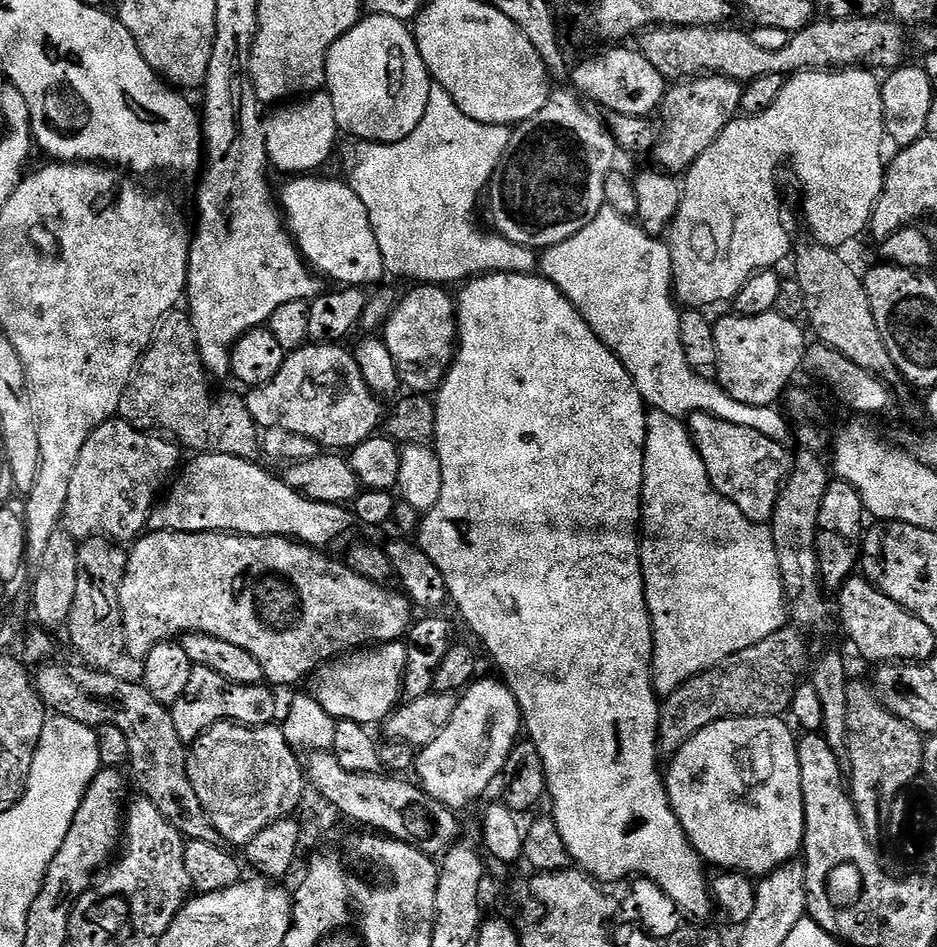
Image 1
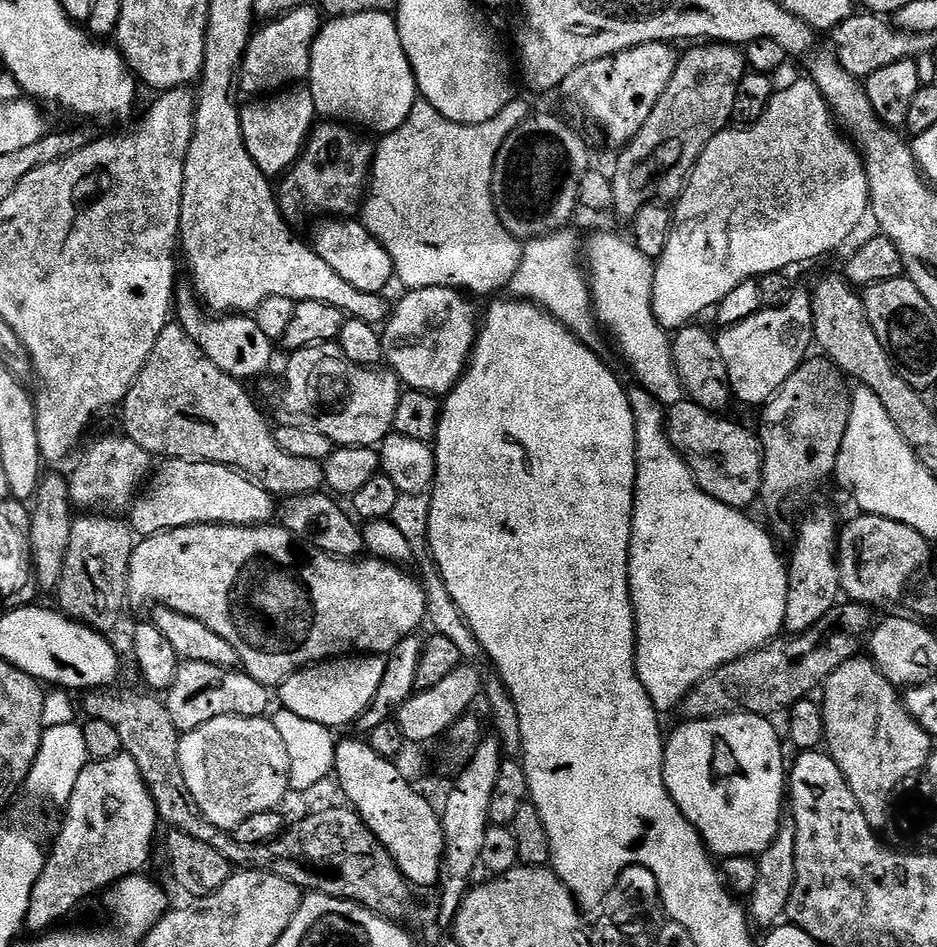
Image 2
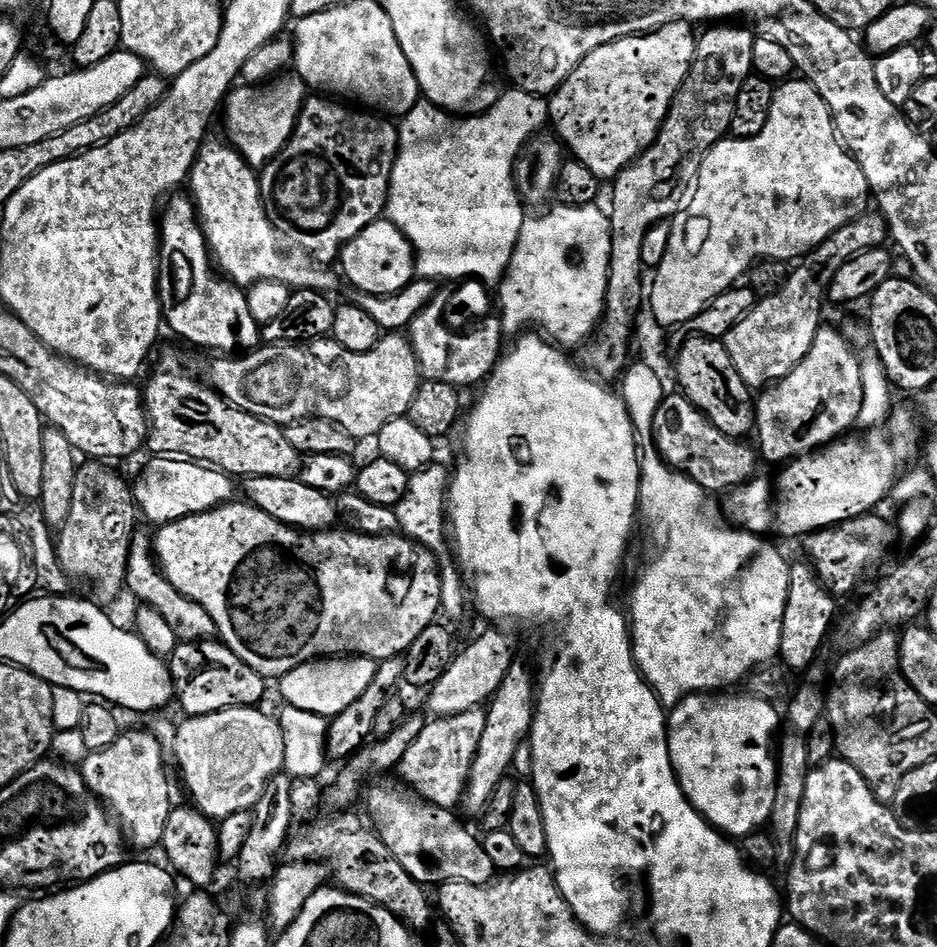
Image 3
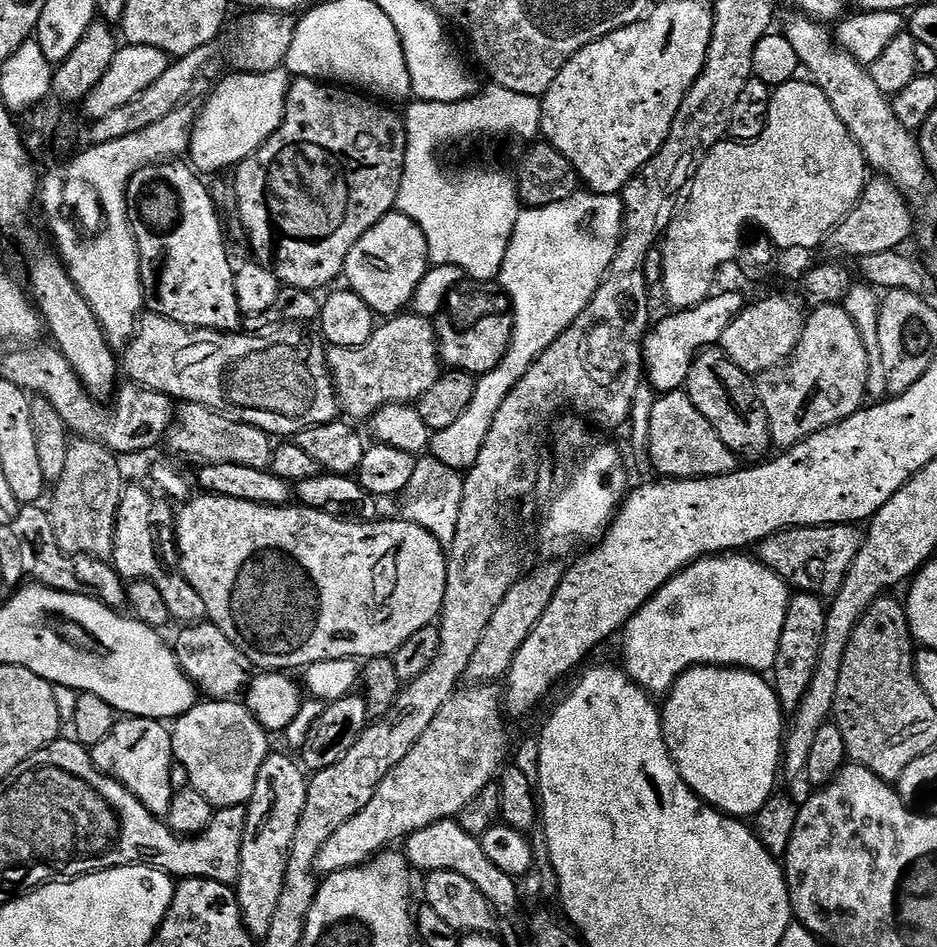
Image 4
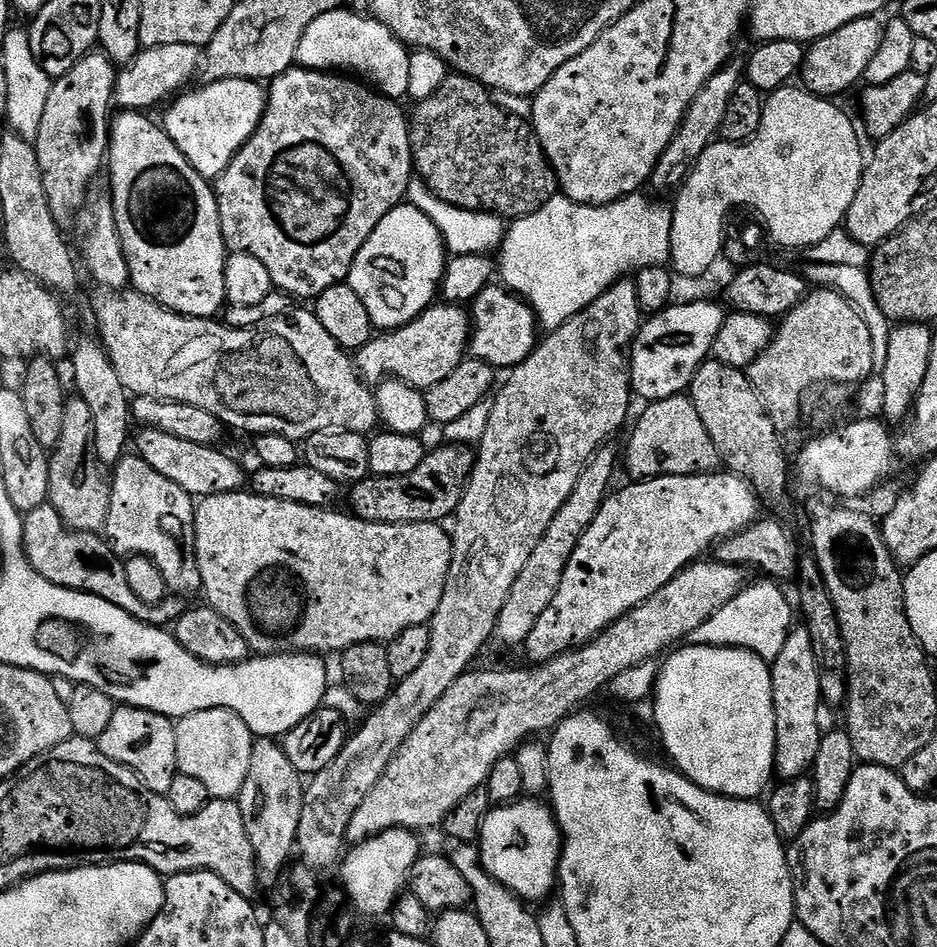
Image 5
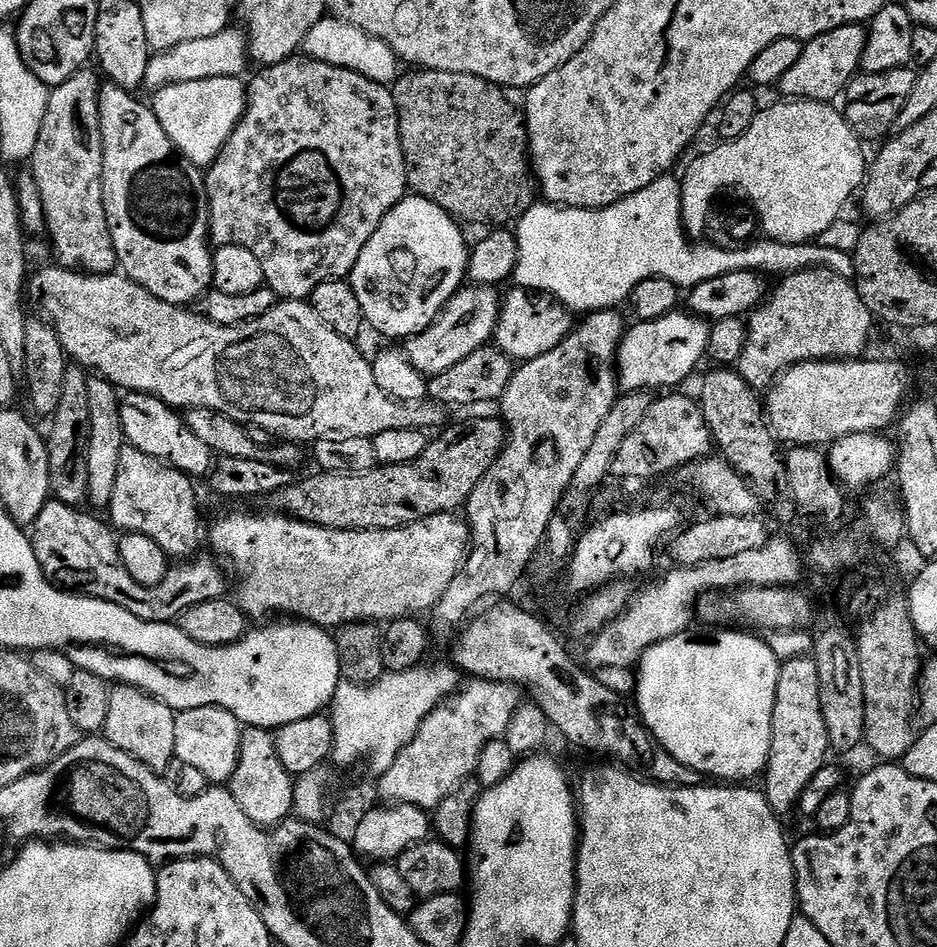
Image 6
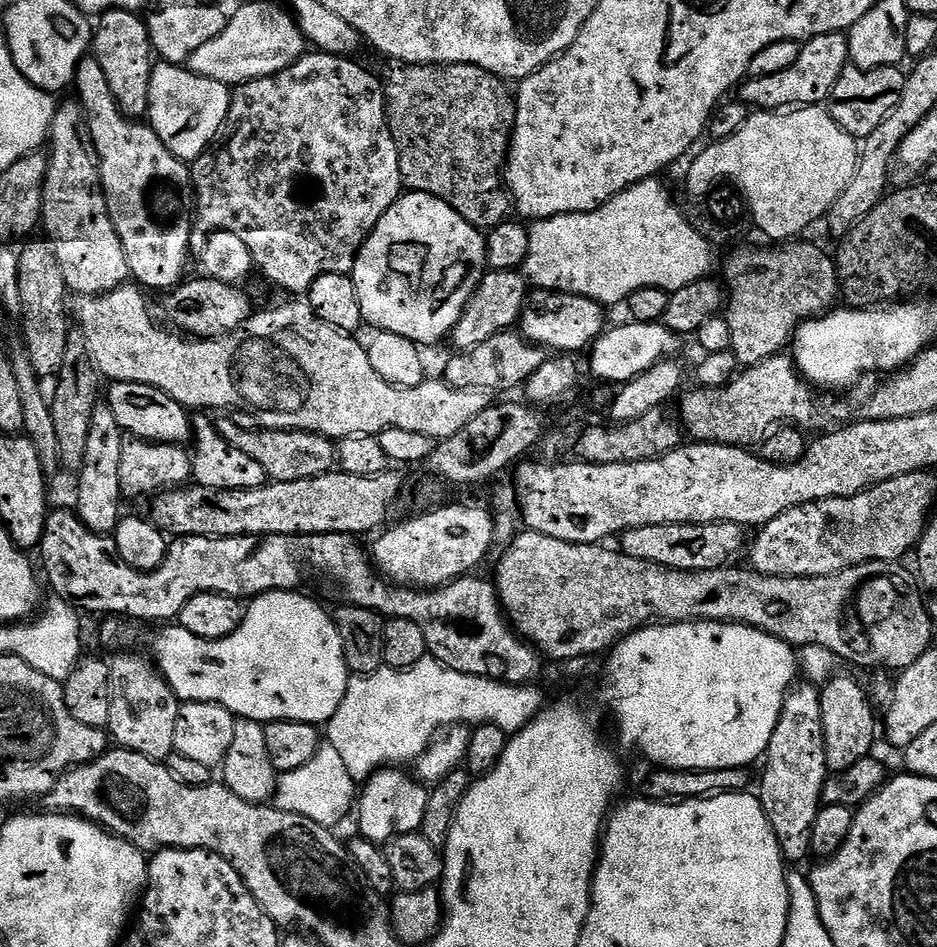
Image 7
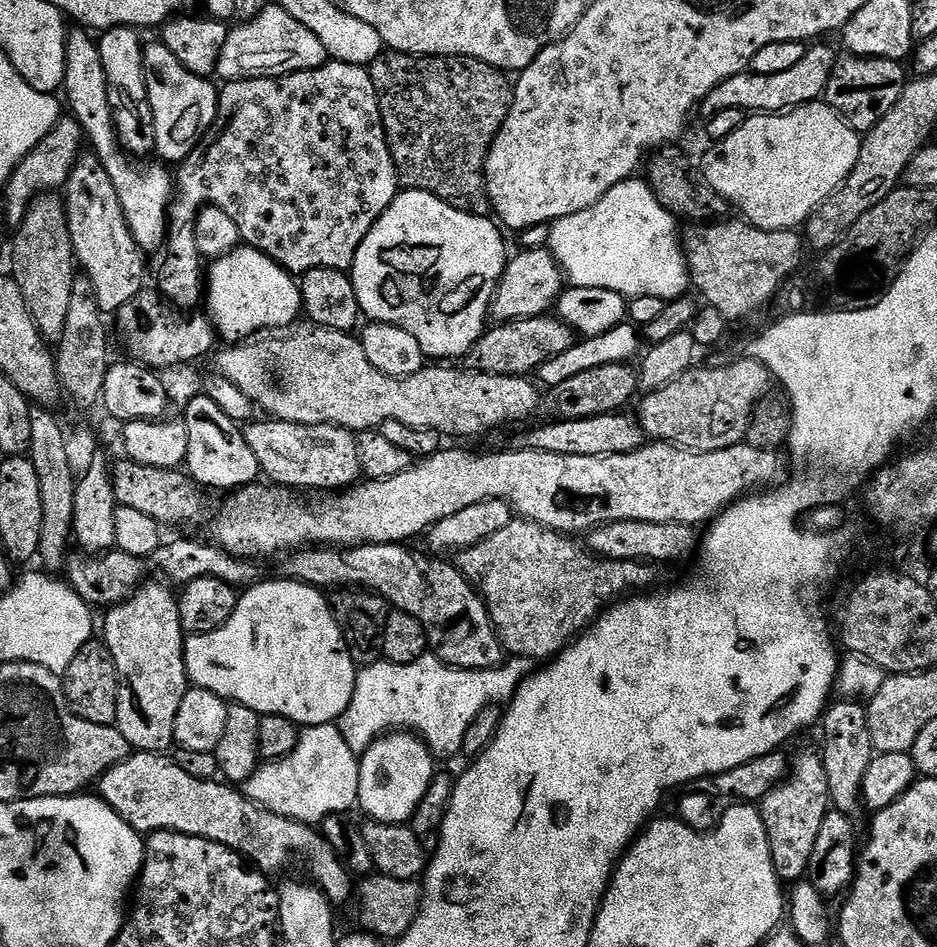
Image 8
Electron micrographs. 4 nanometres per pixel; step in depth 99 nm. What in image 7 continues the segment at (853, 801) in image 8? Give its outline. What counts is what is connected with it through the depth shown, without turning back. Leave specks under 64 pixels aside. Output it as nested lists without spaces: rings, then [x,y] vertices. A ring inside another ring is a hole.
[[[837,674],[820,688],[822,706],[822,734],[826,742],[826,762],[829,773],[850,770],[854,762],[873,755],[872,747],[878,736],[878,712],[872,709],[873,697],[852,676]]]

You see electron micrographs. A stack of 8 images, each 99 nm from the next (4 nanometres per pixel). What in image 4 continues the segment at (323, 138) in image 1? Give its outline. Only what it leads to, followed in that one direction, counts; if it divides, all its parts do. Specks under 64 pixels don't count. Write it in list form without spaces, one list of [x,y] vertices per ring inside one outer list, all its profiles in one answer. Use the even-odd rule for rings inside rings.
[[[287,67],[269,72],[233,71],[212,93],[199,109],[192,125],[192,140],[187,155],[197,173],[220,172],[223,168],[235,169],[237,164],[254,155],[280,128],[286,110],[288,88],[293,77]]]

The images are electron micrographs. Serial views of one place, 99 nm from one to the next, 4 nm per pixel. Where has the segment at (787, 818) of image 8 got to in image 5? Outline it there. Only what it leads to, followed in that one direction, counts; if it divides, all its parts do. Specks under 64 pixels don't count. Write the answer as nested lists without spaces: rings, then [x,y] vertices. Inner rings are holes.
[[[806,626],[793,627],[782,646],[778,658],[770,662],[772,669],[772,701],[776,719],[776,745],[774,746],[775,775],[781,781],[807,777],[818,756],[818,742],[822,735],[820,708],[822,709],[822,678],[818,654],[814,654],[814,641]]]

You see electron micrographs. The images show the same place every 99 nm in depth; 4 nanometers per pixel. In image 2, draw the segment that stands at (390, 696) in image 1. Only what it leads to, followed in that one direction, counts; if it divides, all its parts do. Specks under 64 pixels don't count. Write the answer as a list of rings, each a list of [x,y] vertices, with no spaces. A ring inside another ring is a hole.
[[[345,654],[339,658],[329,658],[323,662],[309,664],[306,668],[299,668],[294,674],[285,678],[278,688],[278,700],[285,709],[297,713],[300,717],[306,717],[310,721],[325,724],[327,728],[339,730],[343,724],[359,721],[364,713],[374,702],[374,696],[378,694],[378,688],[382,686],[384,675],[388,669],[388,660],[380,654]]]

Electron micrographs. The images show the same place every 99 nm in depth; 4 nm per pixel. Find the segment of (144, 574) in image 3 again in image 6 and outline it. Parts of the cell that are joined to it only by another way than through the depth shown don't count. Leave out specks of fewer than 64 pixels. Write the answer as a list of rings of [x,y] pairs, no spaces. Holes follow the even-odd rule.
[[[126,446],[122,450],[122,458],[118,458],[118,479],[114,485],[112,504],[106,509],[112,515],[110,524],[113,529],[127,534],[146,534],[146,538],[154,538],[158,546],[170,558],[192,558],[201,551],[200,548],[200,512],[196,509],[196,488],[193,477],[179,472],[158,458],[150,458],[150,454],[142,454],[142,450]]]

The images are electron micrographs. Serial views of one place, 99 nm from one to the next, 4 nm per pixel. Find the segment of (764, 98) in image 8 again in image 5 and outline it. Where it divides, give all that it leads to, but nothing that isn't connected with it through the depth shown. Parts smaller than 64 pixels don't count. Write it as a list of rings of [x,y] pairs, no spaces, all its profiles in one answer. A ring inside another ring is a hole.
[[[876,16],[858,18],[854,22],[846,22],[846,26],[834,30],[834,34],[826,34],[811,41],[804,53],[803,87],[816,96],[840,98],[836,96],[850,91],[856,83],[861,83],[866,74],[866,66],[870,66],[882,42],[884,24],[878,21]]]

